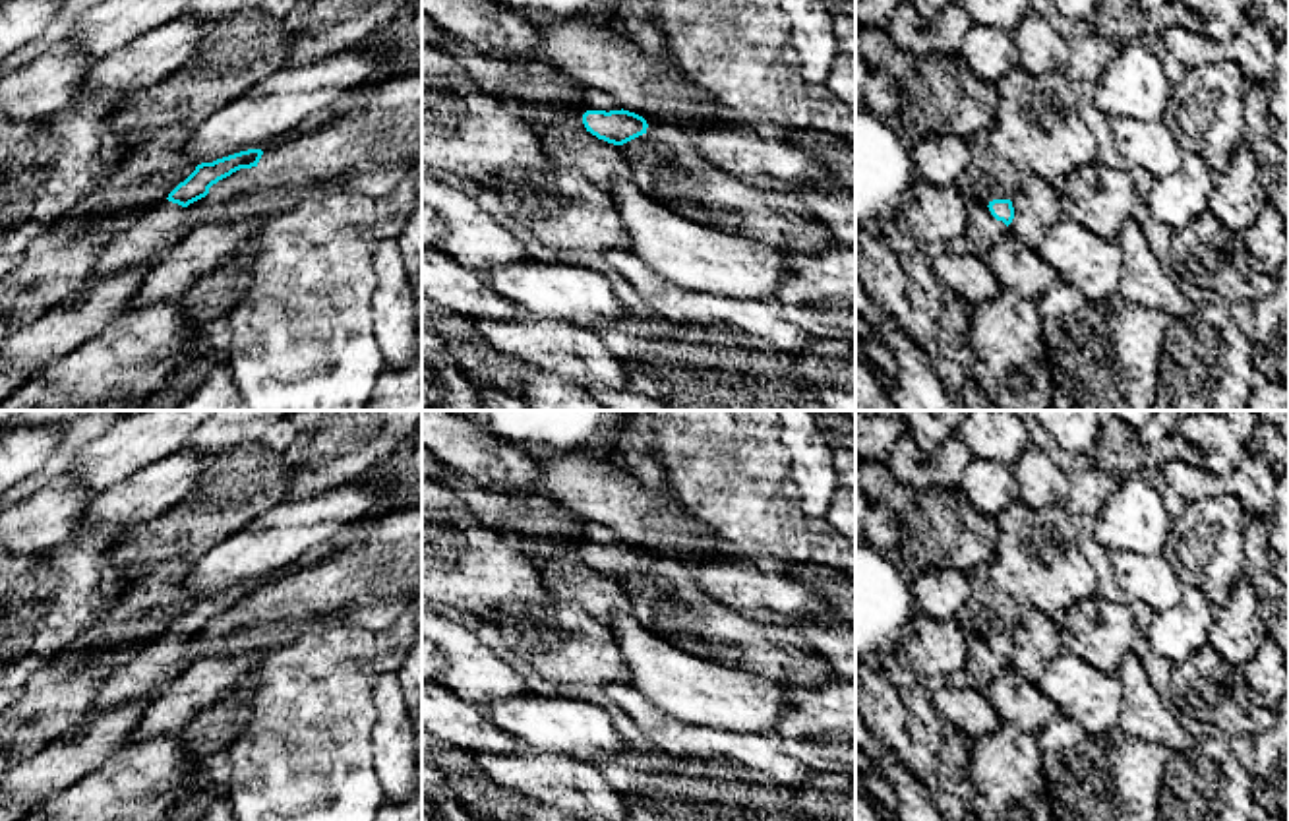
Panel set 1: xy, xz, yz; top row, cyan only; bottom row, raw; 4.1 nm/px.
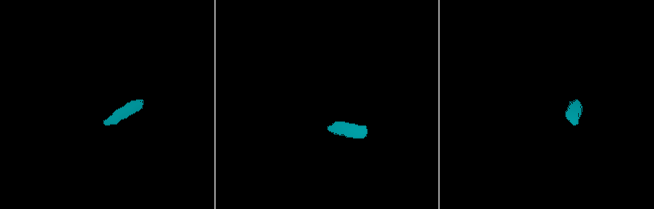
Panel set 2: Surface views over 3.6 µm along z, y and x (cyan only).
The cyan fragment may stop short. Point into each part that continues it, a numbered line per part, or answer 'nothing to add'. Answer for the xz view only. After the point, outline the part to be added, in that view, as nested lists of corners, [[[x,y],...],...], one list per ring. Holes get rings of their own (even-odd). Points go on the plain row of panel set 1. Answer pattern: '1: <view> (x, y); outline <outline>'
1: xz (593, 533); outline [[[585,523],[583,534],[579,536],[585,544],[621,544],[619,536],[604,525]]]

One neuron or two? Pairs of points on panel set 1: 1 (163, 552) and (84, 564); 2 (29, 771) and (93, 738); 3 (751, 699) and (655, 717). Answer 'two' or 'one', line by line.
1: two
2: one
3: two

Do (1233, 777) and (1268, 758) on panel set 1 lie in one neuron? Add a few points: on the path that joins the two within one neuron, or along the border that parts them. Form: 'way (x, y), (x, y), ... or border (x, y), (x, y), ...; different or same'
border (1251, 775), (1257, 800); different

